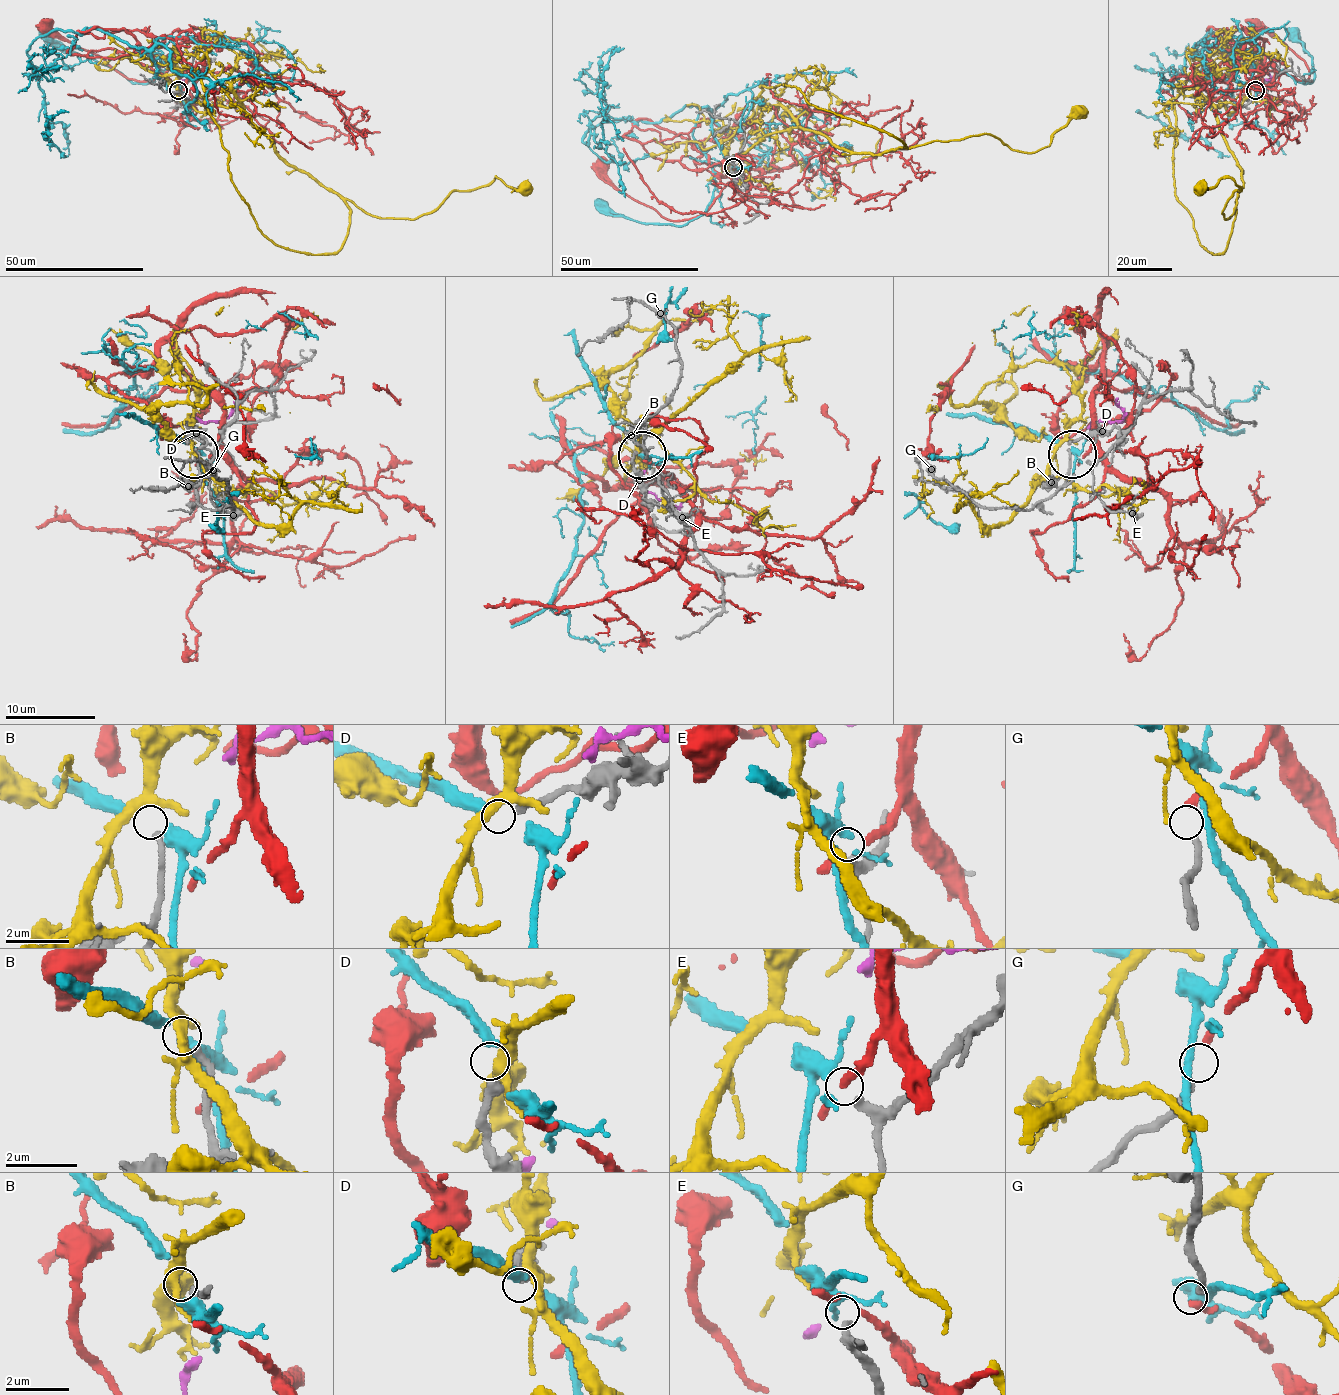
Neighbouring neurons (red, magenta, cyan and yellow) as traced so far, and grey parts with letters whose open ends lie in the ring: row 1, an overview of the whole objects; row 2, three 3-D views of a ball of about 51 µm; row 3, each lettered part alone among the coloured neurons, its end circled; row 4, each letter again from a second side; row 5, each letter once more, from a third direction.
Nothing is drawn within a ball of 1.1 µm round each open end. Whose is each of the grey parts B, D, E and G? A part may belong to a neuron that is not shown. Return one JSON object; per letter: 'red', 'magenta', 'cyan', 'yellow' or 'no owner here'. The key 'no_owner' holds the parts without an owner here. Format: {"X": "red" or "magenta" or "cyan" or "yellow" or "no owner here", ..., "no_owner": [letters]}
{"B": "no owner here", "D": "no owner here", "E": "cyan", "G": "red", "no_owner": ["B", "D"]}

